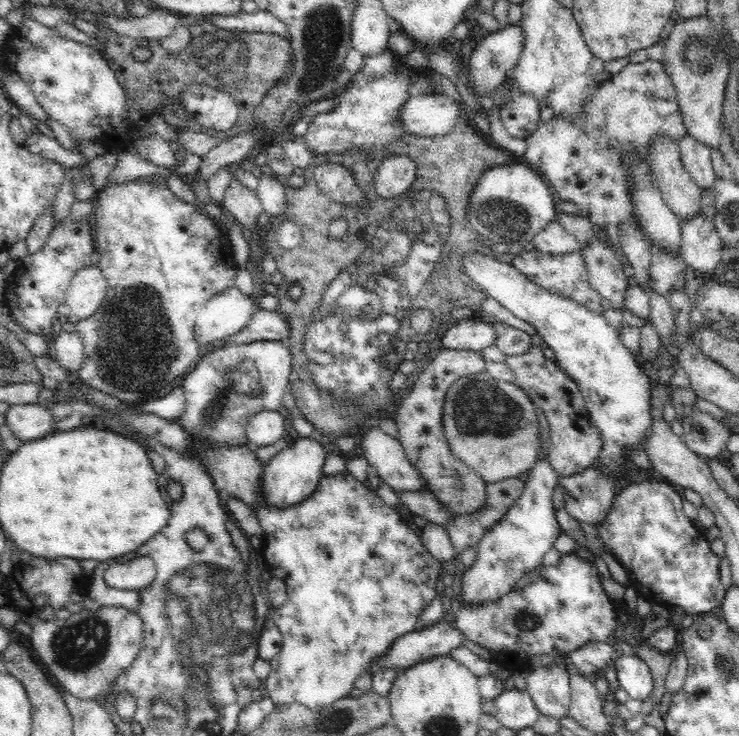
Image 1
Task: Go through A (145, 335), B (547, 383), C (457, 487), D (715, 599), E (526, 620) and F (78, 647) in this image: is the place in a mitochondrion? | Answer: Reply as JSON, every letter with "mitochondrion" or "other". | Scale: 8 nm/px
{"A":"mitochondrion","B":"other","C":"mitochondrion","D":"other","E":"mitochondrion","F":"mitochondrion"}

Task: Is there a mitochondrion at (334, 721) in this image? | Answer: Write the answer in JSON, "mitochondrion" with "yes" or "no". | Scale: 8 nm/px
{"mitochondrion":"yes"}

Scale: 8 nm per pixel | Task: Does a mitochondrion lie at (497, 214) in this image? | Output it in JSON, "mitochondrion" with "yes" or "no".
{"mitochondrion":"yes"}

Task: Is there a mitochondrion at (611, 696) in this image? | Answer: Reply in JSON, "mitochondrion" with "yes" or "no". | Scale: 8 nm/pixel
{"mitochondrion":"no"}

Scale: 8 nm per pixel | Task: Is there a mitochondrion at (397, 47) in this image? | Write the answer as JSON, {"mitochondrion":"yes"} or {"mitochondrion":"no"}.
{"mitochondrion":"no"}

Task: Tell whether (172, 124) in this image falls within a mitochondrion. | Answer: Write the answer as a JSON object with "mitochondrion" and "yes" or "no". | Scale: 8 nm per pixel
{"mitochondrion":"no"}

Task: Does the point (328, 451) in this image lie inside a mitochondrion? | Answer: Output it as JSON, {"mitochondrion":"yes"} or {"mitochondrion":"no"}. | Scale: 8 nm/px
{"mitochondrion":"no"}

